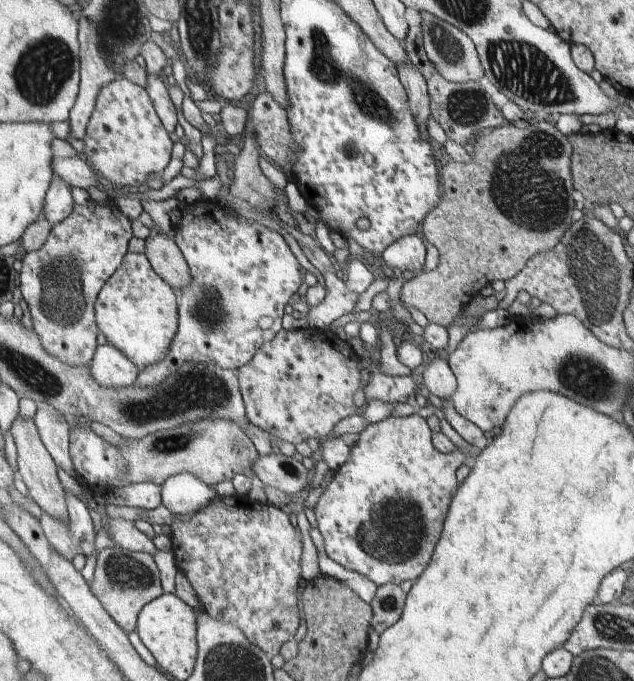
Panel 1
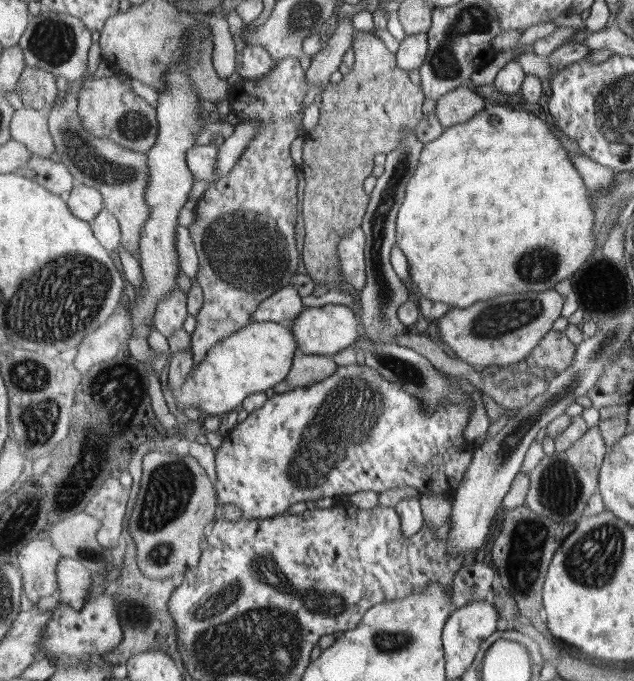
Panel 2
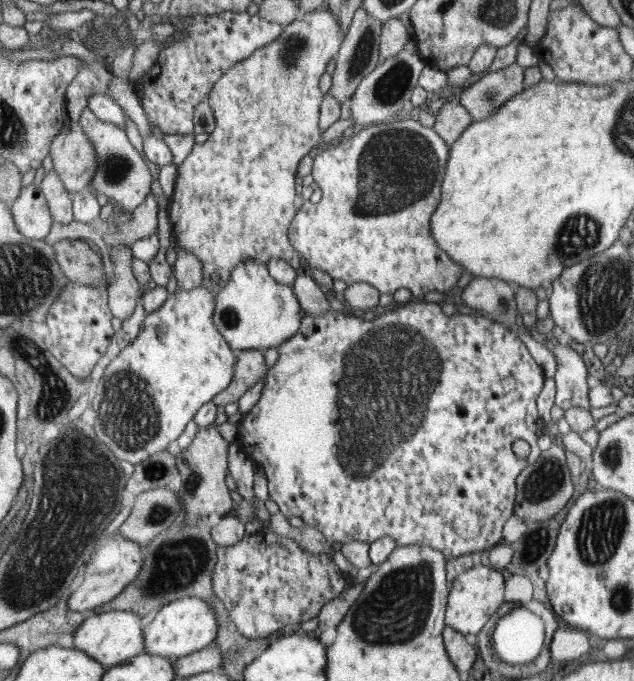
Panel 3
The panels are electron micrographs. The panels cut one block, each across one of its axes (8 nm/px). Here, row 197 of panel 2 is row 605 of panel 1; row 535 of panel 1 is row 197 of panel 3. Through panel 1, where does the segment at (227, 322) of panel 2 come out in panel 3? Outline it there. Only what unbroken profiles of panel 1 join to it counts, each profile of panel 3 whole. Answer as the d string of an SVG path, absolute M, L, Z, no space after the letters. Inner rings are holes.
M326 7L308 14L301 14L297 21L292 22L284 29L278 40L271 42L270 45L263 46L262 49L255 50L246 61L232 65L232 68L228 69L223 77L215 83L214 90L206 100L213 110L216 126L209 138L205 142L195 143L190 154L178 164L176 182L169 202L168 217L172 224L171 232L176 243L186 251L198 256L203 272L201 284L214 294L220 293L220 290L224 289L226 283L231 280L232 269L236 268L236 265L243 264L244 261L254 259L254 261L267 264L268 260L276 257L283 258L293 269L298 269L300 266L300 256L298 256L295 247L291 245L290 239L291 223L295 219L296 212L302 206L302 200L296 200L296 176L294 174L296 174L296 168L298 168L298 162L302 160L302 156L306 156L310 152L310 148L314 148L318 143L316 140L320 136L320 129L322 129L320 127L320 116L323 104L318 80L324 74L326 64L342 48L344 36L343 26L340 24L333 12ZM212 274L220 276L218 282L212 279Z

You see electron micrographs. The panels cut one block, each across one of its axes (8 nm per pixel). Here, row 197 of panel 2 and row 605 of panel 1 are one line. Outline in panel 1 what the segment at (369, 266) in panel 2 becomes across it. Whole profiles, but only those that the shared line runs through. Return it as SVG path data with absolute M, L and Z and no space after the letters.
M387 583L377 588L375 596L371 601L372 626L378 635L384 632L386 627L392 626L400 620L405 606L407 593L400 585Z

